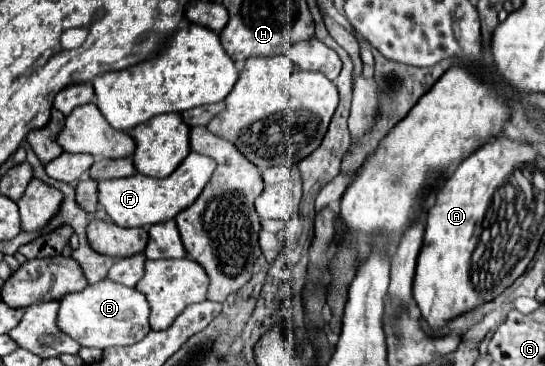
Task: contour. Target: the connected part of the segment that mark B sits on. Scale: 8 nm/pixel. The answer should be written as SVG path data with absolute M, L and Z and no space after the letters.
M101 279L87 285L83 291L69 293L61 299L57 325L83 347L107 349L111 345L133 345L151 331L149 303L135 287L121 287L121 283Z

